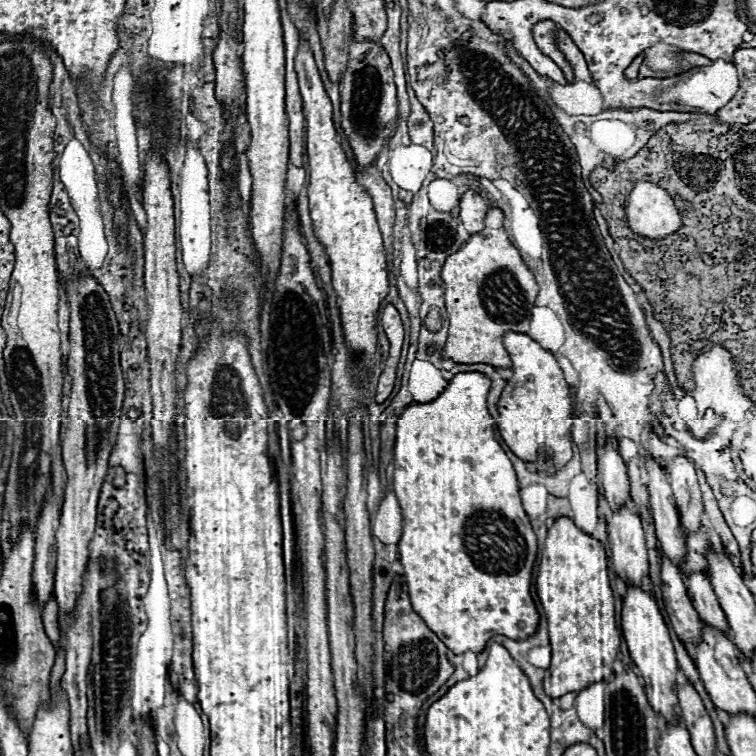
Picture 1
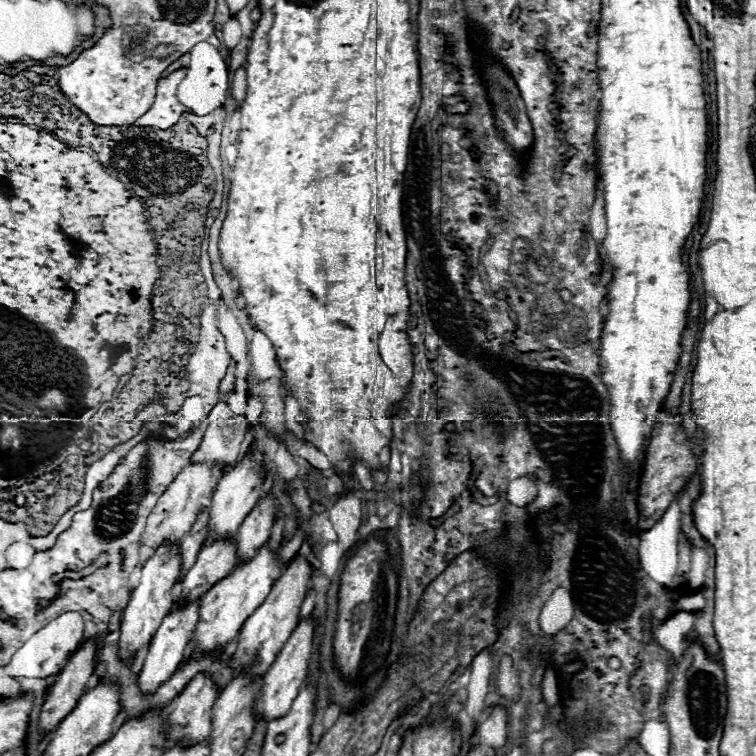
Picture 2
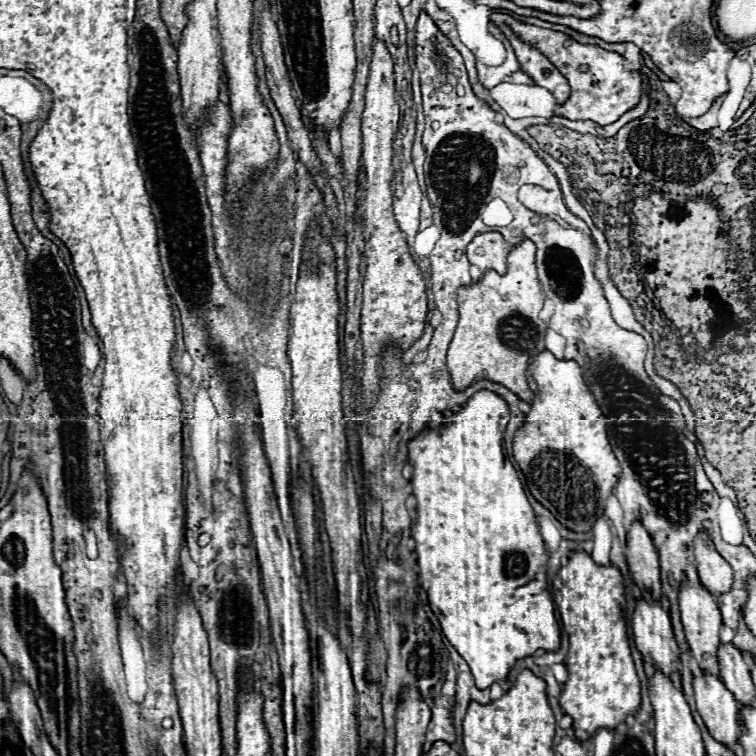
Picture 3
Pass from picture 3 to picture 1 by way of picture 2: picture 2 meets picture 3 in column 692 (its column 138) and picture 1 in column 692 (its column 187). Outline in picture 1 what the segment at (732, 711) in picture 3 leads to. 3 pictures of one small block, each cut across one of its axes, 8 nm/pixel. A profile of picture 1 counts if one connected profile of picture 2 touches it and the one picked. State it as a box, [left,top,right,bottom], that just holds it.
[662,556,702,648]

